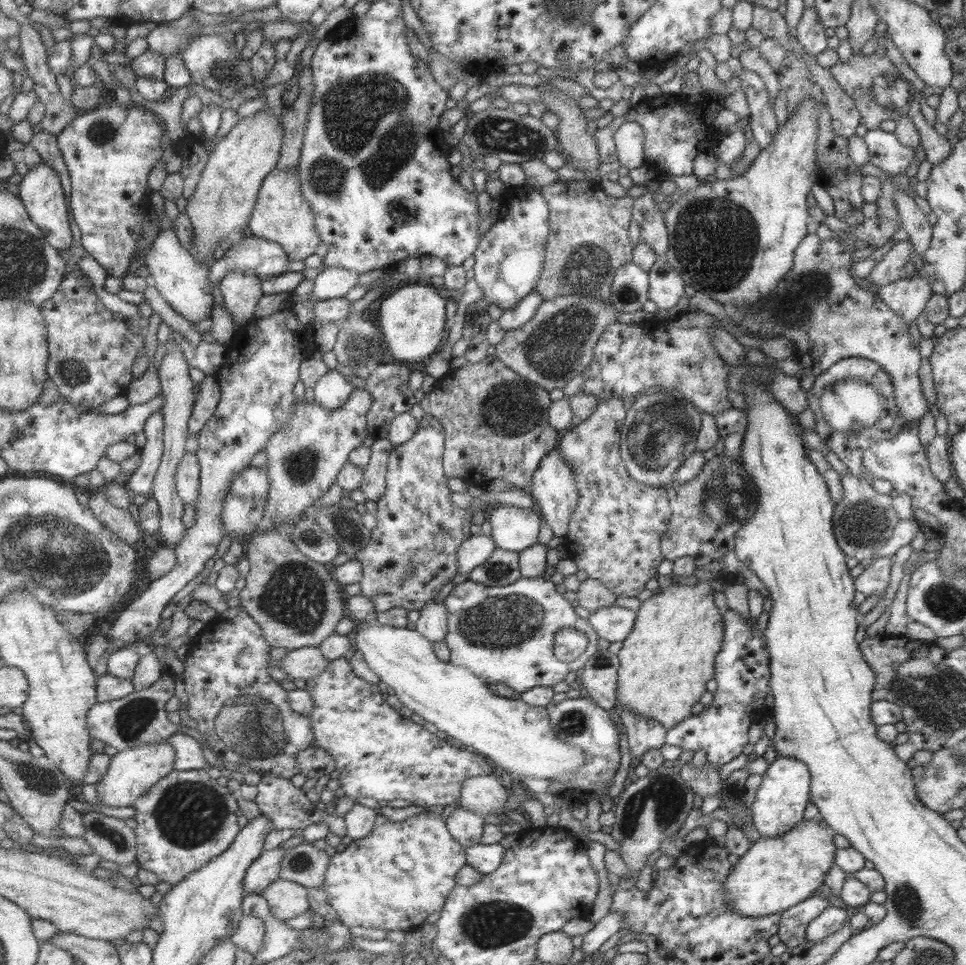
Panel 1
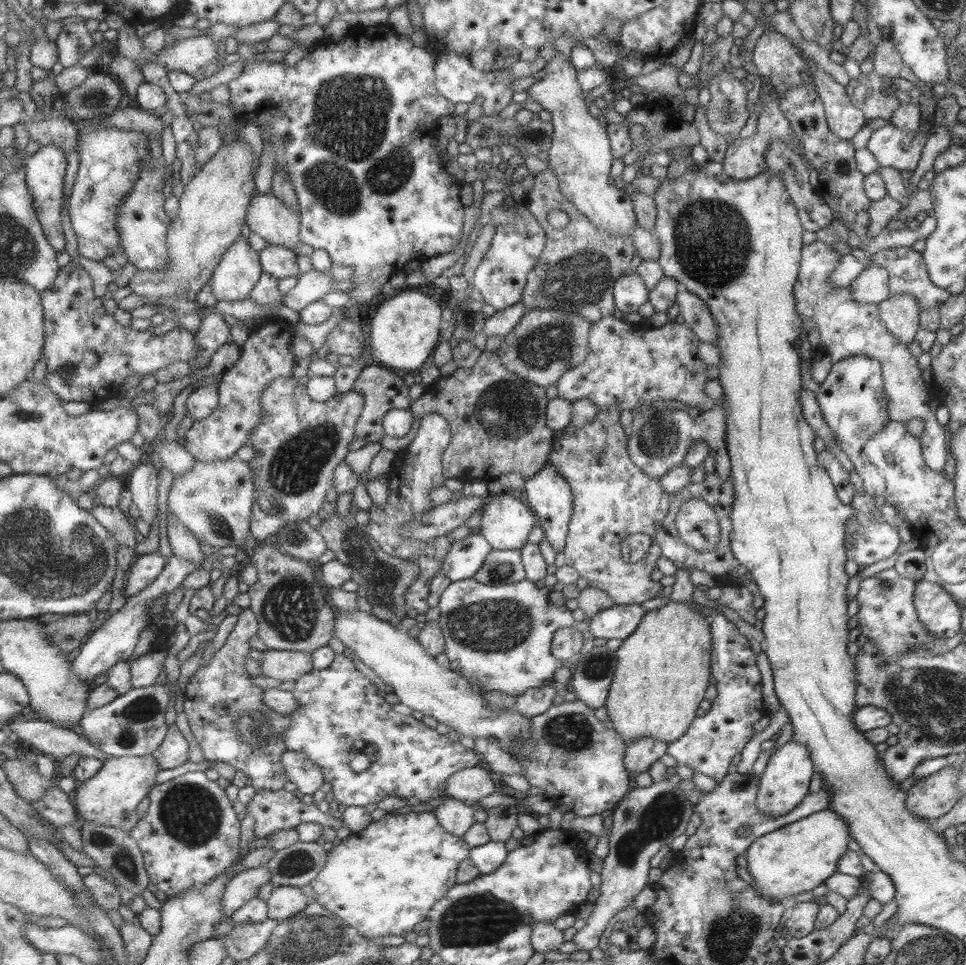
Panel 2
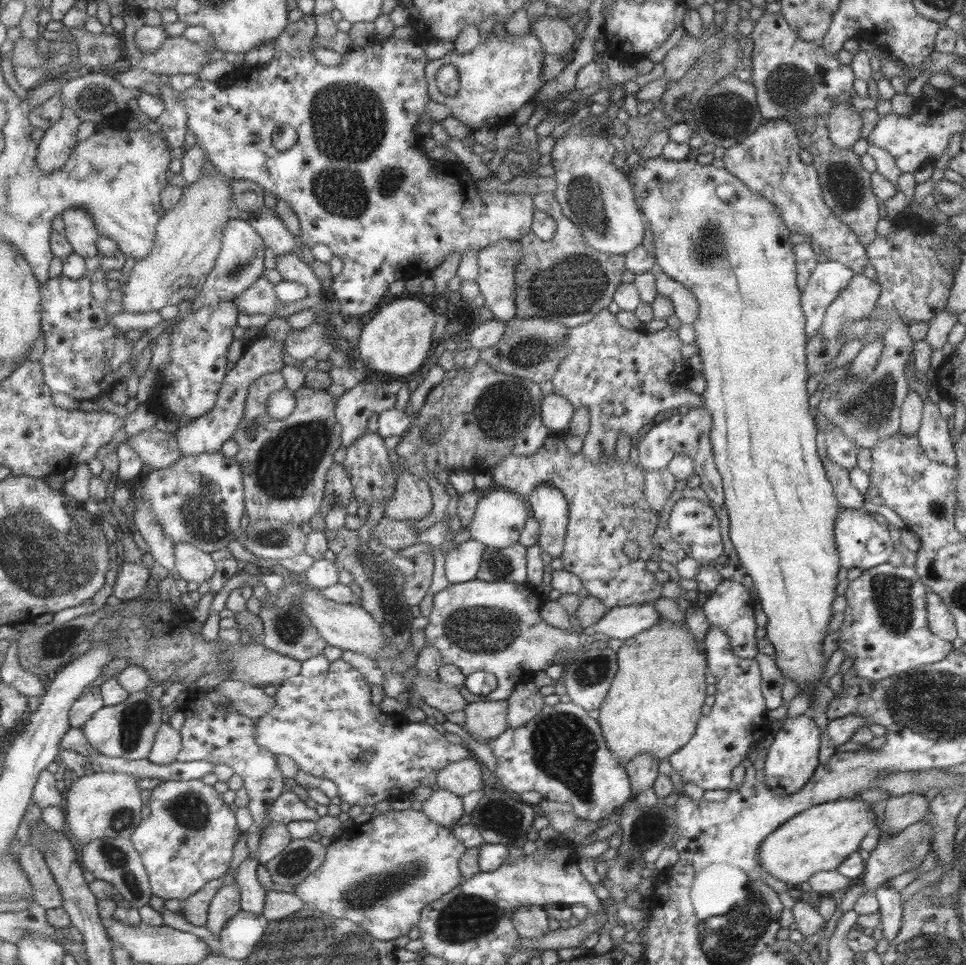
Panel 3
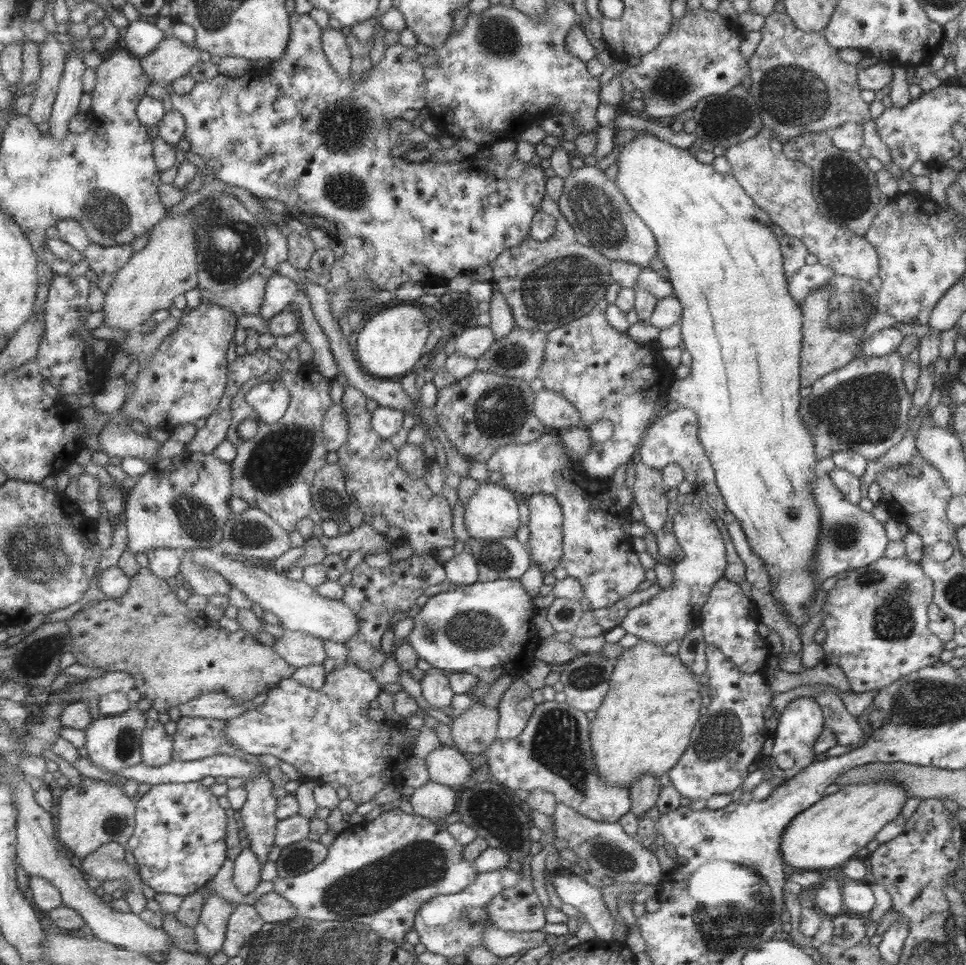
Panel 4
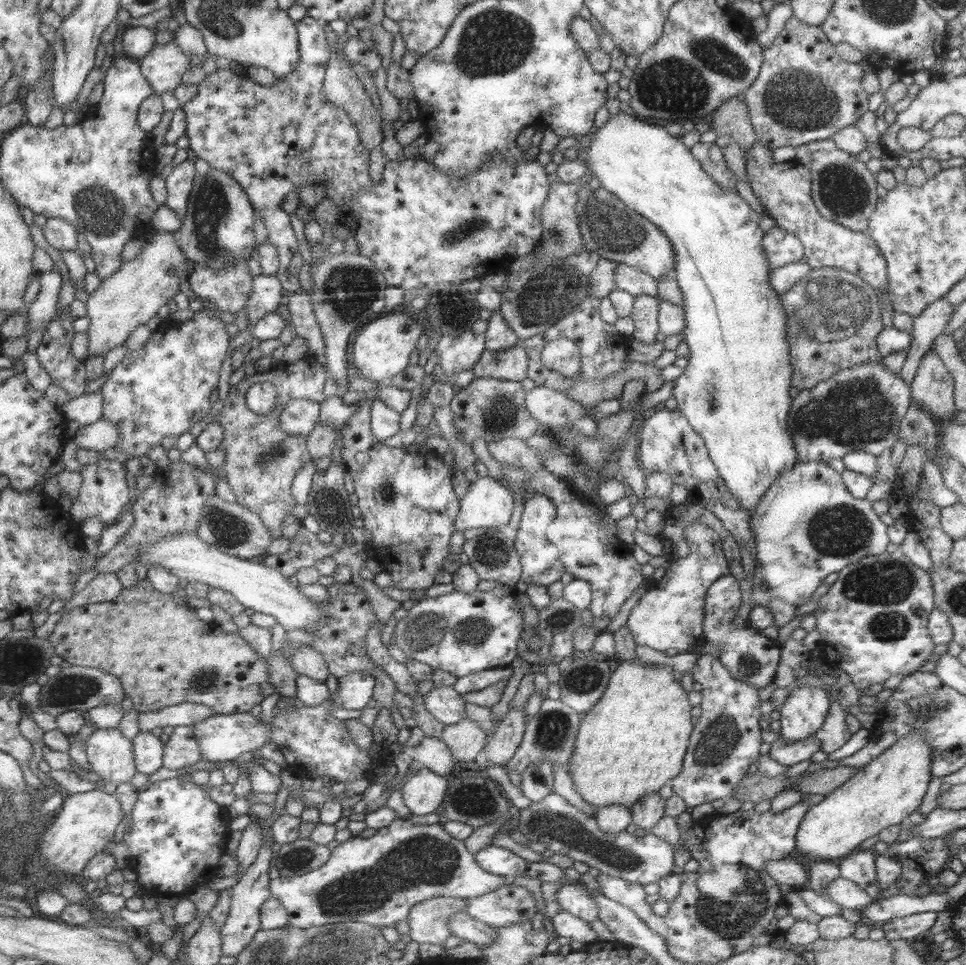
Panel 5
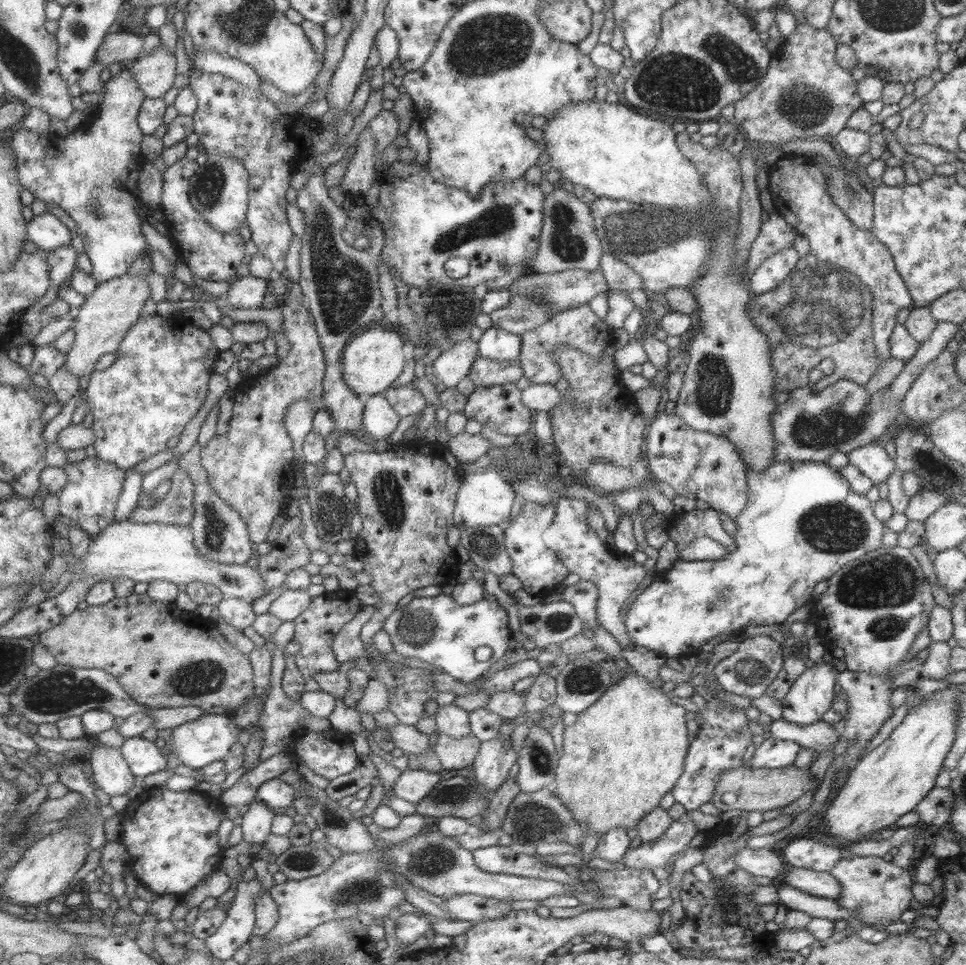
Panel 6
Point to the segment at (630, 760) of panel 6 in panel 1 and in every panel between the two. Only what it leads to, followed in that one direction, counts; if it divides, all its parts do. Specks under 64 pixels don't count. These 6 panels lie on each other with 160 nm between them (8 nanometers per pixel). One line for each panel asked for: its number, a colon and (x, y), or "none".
1: (668, 655)
2: (663, 669)
3: (654, 700)
4: (643, 725)
5: (633, 740)

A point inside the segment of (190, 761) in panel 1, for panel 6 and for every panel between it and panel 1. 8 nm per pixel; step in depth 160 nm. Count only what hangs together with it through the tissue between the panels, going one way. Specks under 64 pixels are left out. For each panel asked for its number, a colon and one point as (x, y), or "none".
2: (174, 751)
3: (169, 743)
4: (158, 745)
5: (150, 750)
6: (144, 756)

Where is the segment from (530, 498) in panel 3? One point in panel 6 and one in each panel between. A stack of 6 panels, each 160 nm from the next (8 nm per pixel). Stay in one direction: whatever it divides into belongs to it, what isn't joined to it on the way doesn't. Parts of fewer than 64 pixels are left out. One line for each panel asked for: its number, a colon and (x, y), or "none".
4: (545, 516)
5: (540, 565)
6: (538, 569)

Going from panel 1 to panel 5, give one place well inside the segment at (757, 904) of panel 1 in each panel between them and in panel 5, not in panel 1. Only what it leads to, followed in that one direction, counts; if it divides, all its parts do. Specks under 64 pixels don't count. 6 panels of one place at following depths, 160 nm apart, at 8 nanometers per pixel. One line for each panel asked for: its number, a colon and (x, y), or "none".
2: (795, 858)
3: (818, 839)
4: (829, 832)
5: (884, 791)

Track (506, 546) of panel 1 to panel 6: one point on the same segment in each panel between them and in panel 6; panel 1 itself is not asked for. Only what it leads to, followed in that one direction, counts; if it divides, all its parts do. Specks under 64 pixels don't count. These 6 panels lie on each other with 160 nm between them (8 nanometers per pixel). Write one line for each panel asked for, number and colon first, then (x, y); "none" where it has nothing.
2: (506, 520)
3: (500, 515)
4: (490, 513)
5: (487, 504)
6: (484, 499)

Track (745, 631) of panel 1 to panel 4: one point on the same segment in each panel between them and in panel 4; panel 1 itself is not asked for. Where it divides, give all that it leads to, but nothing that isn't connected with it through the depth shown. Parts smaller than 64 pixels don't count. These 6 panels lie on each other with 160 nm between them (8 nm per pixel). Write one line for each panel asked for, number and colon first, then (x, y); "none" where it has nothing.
2: (708, 744)
3: (721, 738)
4: (726, 739)

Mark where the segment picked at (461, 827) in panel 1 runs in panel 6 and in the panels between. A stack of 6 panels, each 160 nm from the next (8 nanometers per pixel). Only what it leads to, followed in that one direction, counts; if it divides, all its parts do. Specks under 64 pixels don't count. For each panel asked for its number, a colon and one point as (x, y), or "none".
2: (455, 817)
3: (443, 807)
4: (432, 801)
5: (422, 793)
6: (412, 785)

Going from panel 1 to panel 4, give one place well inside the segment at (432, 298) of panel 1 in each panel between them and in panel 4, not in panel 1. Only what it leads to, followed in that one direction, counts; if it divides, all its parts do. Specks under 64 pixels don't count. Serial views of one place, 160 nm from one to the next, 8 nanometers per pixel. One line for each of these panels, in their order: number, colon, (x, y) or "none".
2: (405, 328)
3: (396, 340)
4: (390, 342)

